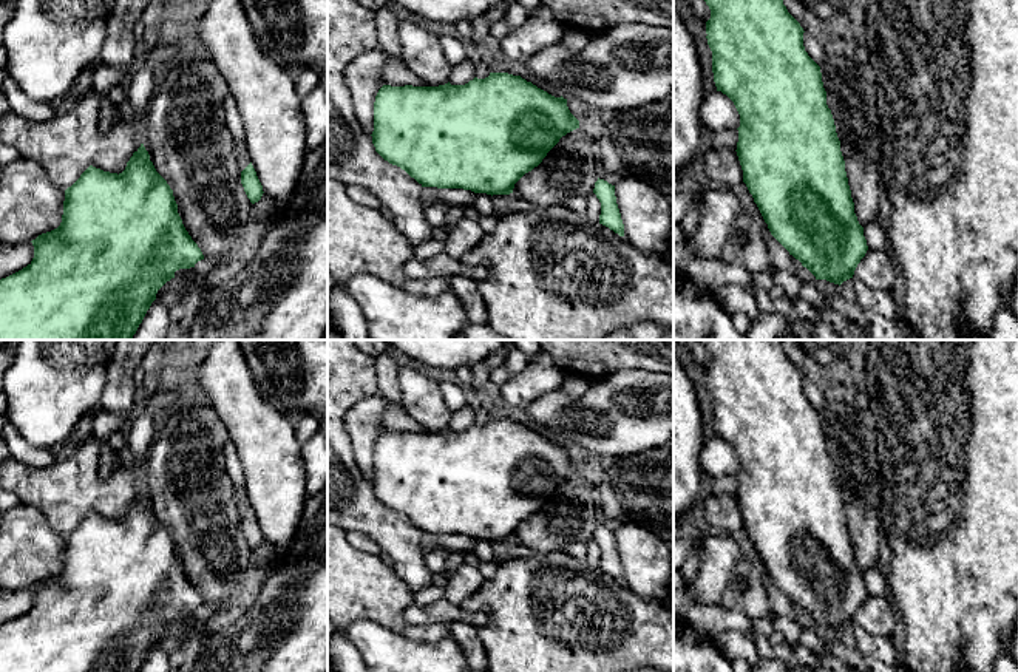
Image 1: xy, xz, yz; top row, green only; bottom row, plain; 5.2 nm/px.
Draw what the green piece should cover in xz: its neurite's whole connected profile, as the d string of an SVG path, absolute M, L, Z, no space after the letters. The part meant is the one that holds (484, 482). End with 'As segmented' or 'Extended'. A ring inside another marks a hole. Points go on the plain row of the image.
M490 419L465 431L383 431L374 448L372 490L389 510L400 513L422 533L463 535L510 541L514 530L559 488L579 474L567 445L555 443L508 419Z. As segmented

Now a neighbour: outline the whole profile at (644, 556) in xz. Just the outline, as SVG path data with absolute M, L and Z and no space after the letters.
M624 522L615 530L624 584L643 599L670 601L674 561L670 544L655 533Z

